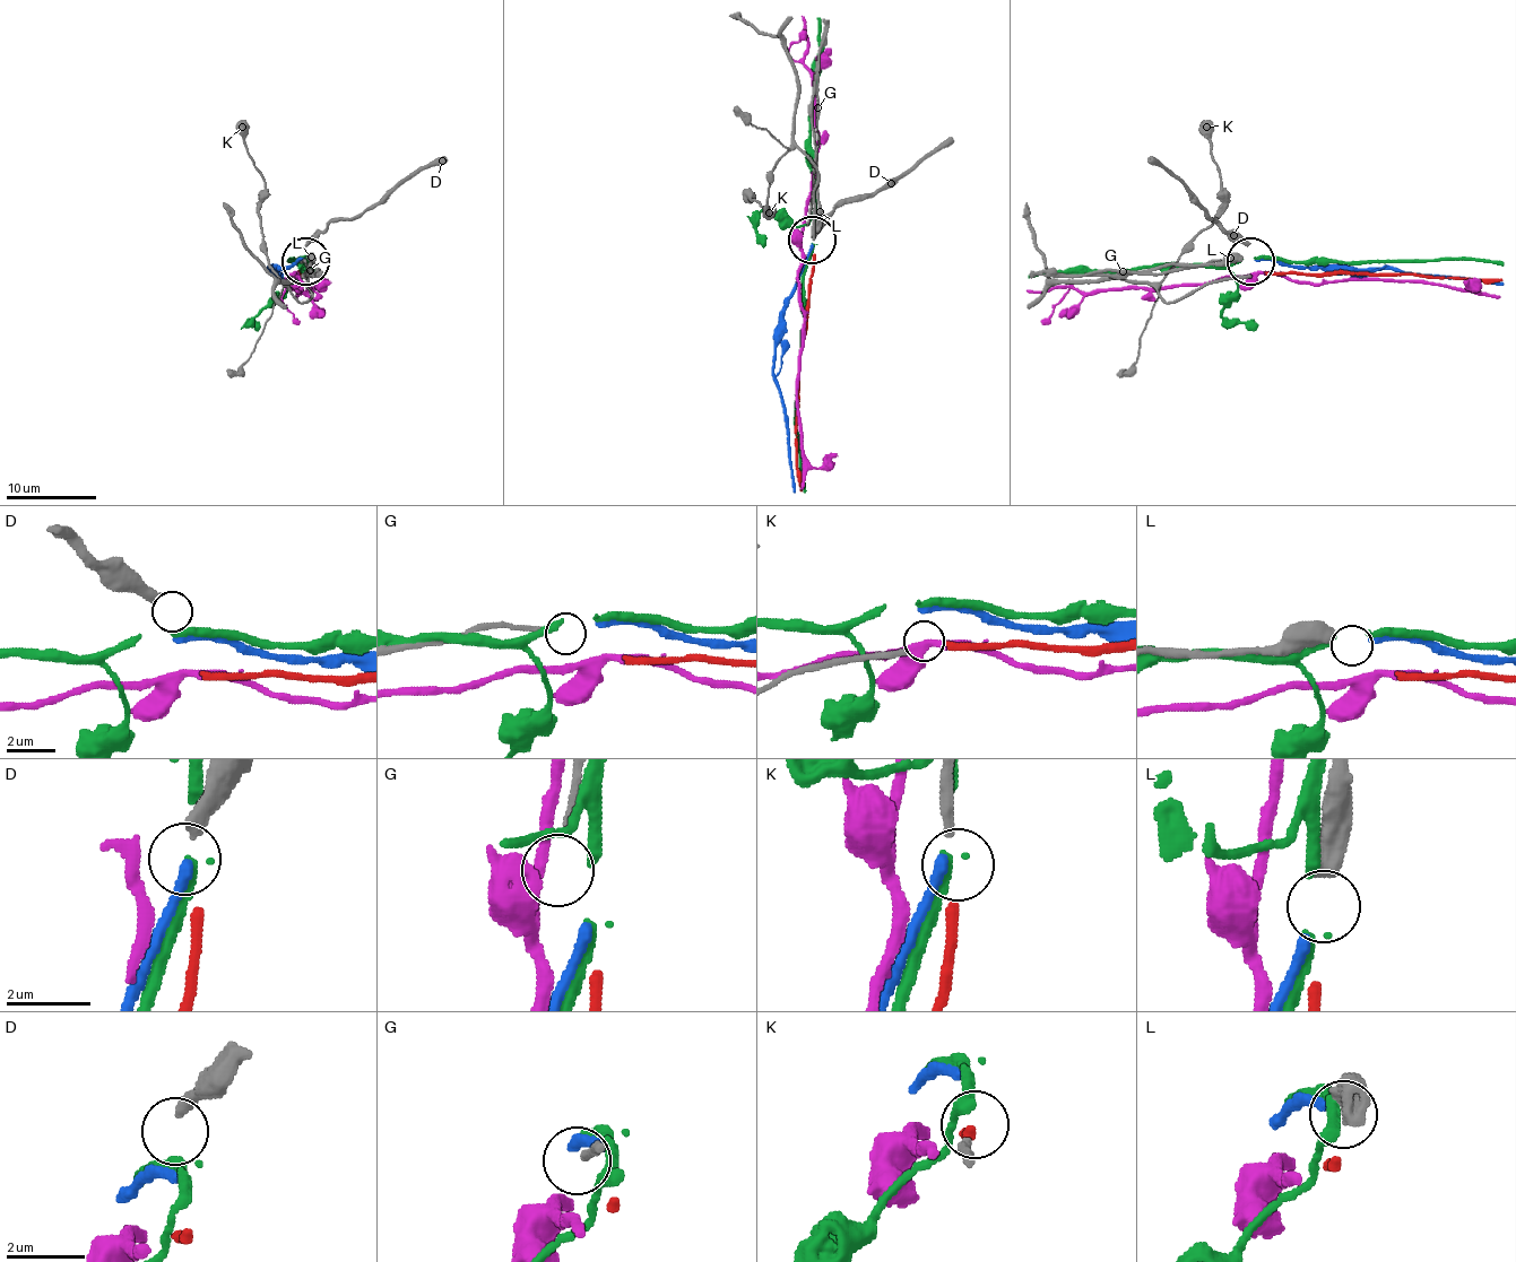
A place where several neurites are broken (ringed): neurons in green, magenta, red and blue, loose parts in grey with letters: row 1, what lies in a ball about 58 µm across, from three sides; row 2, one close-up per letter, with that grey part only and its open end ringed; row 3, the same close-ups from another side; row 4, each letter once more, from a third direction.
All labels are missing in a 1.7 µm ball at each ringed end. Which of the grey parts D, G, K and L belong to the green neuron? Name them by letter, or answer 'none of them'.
none of them

